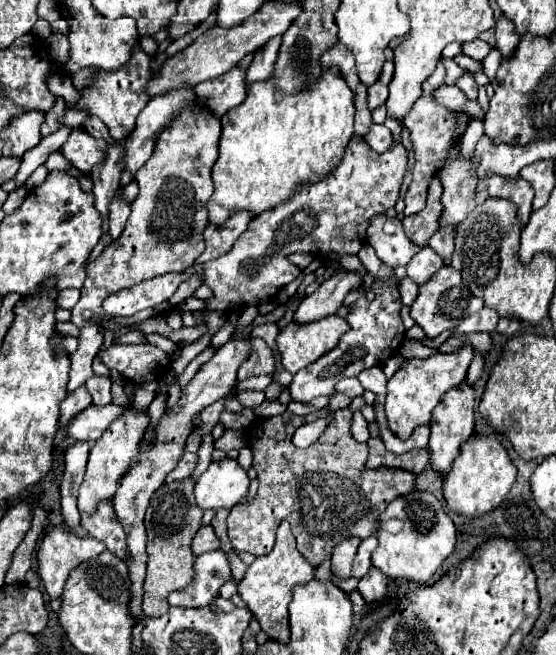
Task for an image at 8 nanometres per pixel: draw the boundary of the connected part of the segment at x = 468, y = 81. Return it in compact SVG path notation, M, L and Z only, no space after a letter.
M468 74L462 76L462 78L456 82L456 86L462 88L462 90L468 94L468 98L476 98L476 96L478 96L478 86L474 80L472 80L472 76L468 76Z

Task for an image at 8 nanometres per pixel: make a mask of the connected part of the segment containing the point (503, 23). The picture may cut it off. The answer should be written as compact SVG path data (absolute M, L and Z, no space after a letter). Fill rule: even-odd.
M500 18L496 22L496 50L502 54L502 58L510 58L516 52L516 46L520 42L520 36L514 32L512 22L508 18Z

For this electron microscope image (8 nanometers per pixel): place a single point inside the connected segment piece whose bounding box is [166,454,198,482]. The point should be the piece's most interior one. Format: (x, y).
(186, 464)

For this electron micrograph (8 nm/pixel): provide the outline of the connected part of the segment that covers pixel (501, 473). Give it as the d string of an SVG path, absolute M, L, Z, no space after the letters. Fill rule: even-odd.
M472 436L464 442L460 456L452 464L450 472L444 478L444 498L452 512L466 518L482 518L488 512L494 512L508 496L510 488L516 482L516 466L510 462L506 448L498 442L496 436Z

